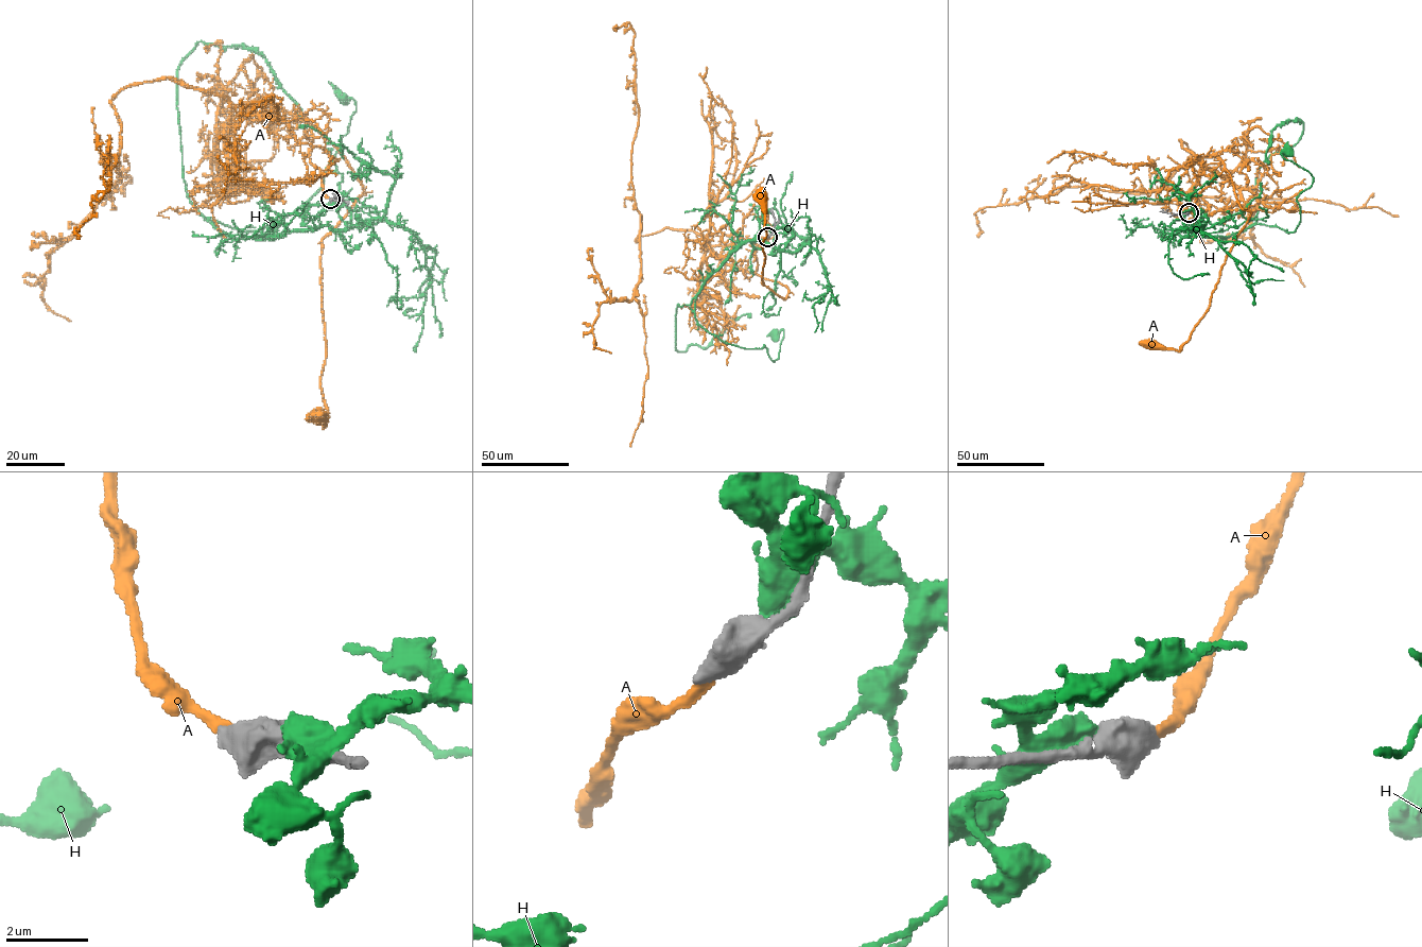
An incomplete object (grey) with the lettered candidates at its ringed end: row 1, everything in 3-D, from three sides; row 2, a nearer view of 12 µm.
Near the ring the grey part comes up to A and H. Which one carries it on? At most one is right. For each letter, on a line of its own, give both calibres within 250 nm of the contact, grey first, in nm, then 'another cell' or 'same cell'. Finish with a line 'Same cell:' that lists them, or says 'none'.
A: calibres 480 and 300 nm; same cell
H: calibres 500 and 500 nm; another cell
Same cell: A

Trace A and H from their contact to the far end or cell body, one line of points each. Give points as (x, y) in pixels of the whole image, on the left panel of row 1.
A: (330, 199), (321, 171), (310, 162), (311, 126), (344, 157), (364, 191), (322, 241), (324, 428), (317, 415)
H: (333, 199), (312, 229), (233, 238), (208, 218), (255, 231), (300, 207), (356, 112), (341, 97)

